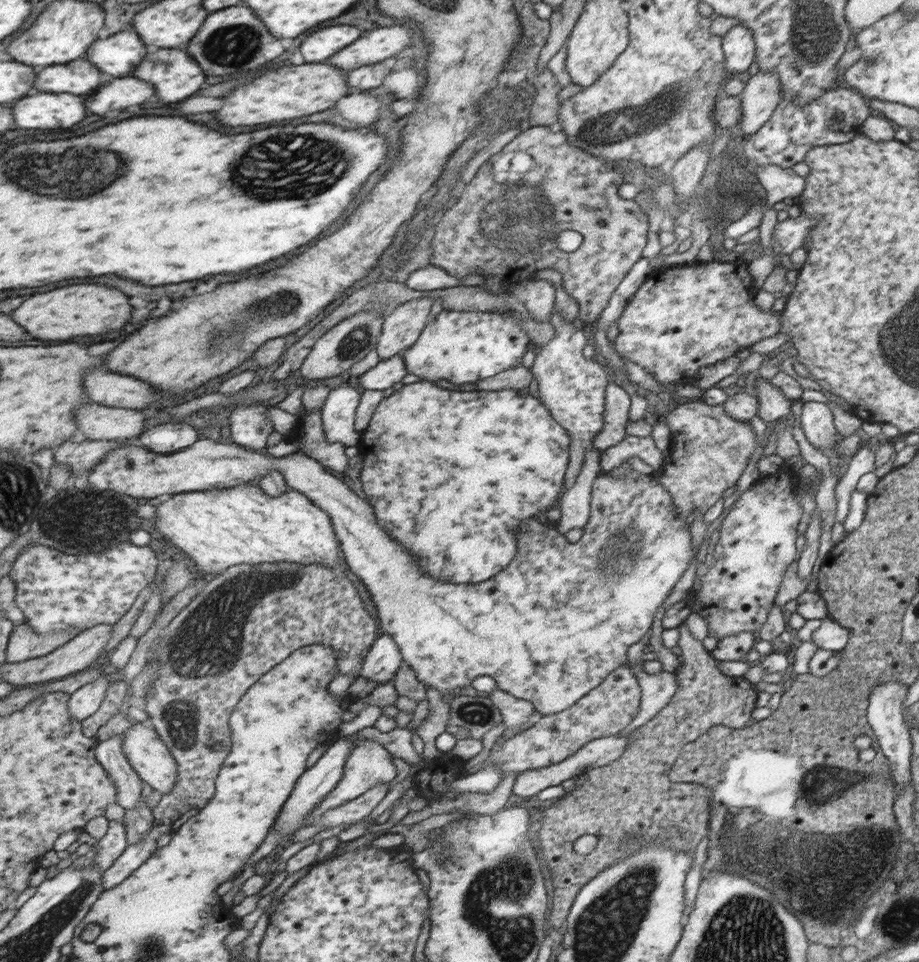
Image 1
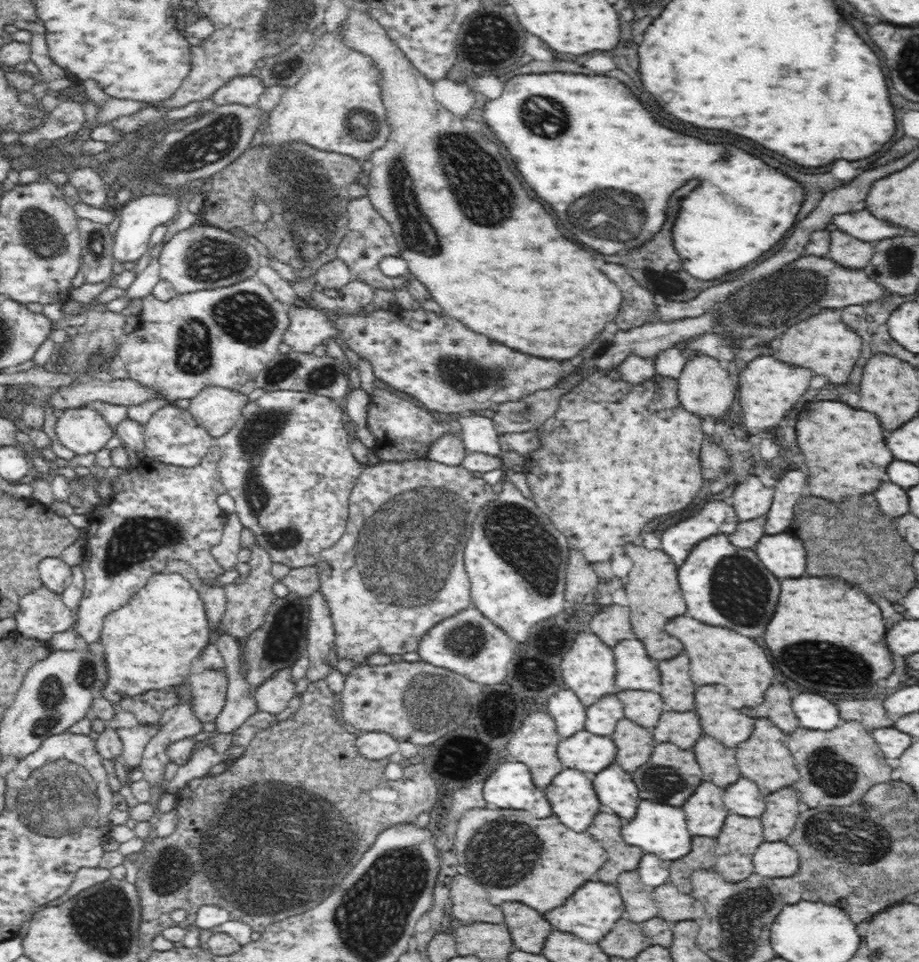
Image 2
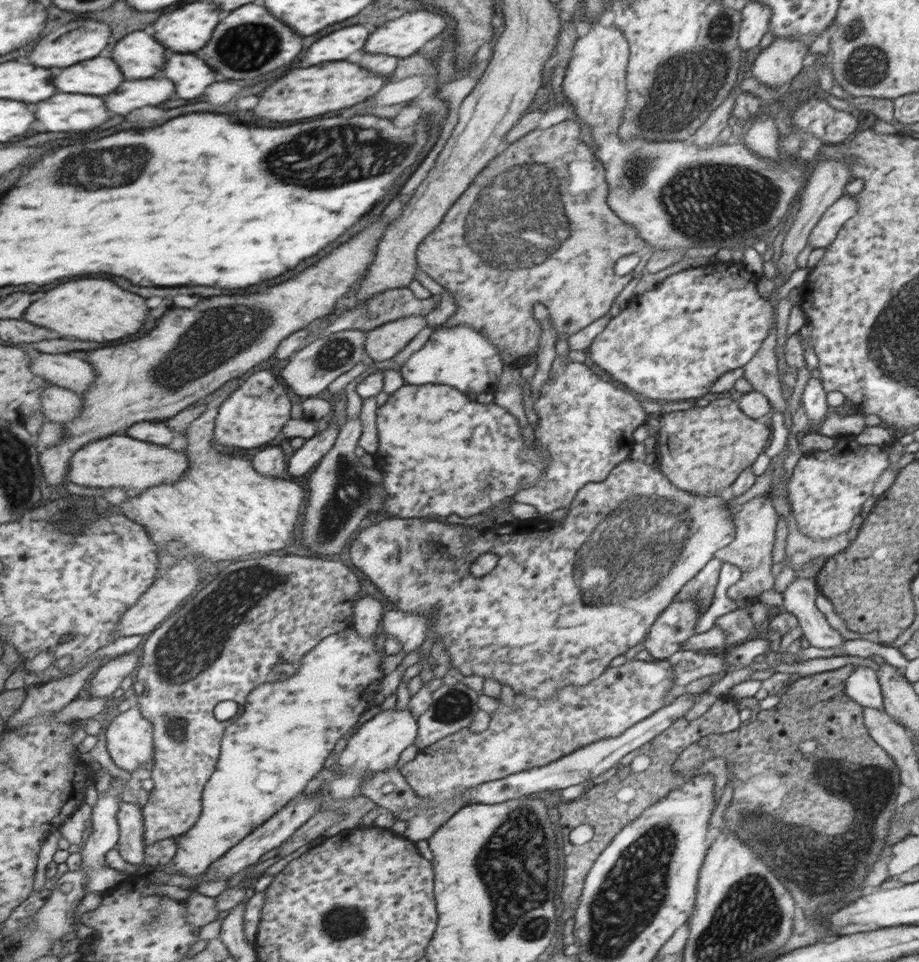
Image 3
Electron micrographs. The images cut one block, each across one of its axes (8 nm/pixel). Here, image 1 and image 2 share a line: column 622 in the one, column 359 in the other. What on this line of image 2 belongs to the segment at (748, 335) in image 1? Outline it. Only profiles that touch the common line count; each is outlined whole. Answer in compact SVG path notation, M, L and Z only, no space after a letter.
M392 305L387 310L343 312L313 306L289 309L289 328L284 333L283 341L299 353L312 352L316 346L327 346L335 336L342 336L347 348L356 352L361 359L372 365L375 378L381 380L394 390L406 392L419 400L429 410L446 412L446 414L469 414L476 410L490 408L493 403L516 402L533 392L546 390L556 386L564 377L574 375L583 368L581 364L571 360L540 360L538 356L528 356L522 352L512 352L500 344L492 344L486 336L478 336L476 331L470 332L459 320L453 319L444 312L436 313L423 308L404 309Z

